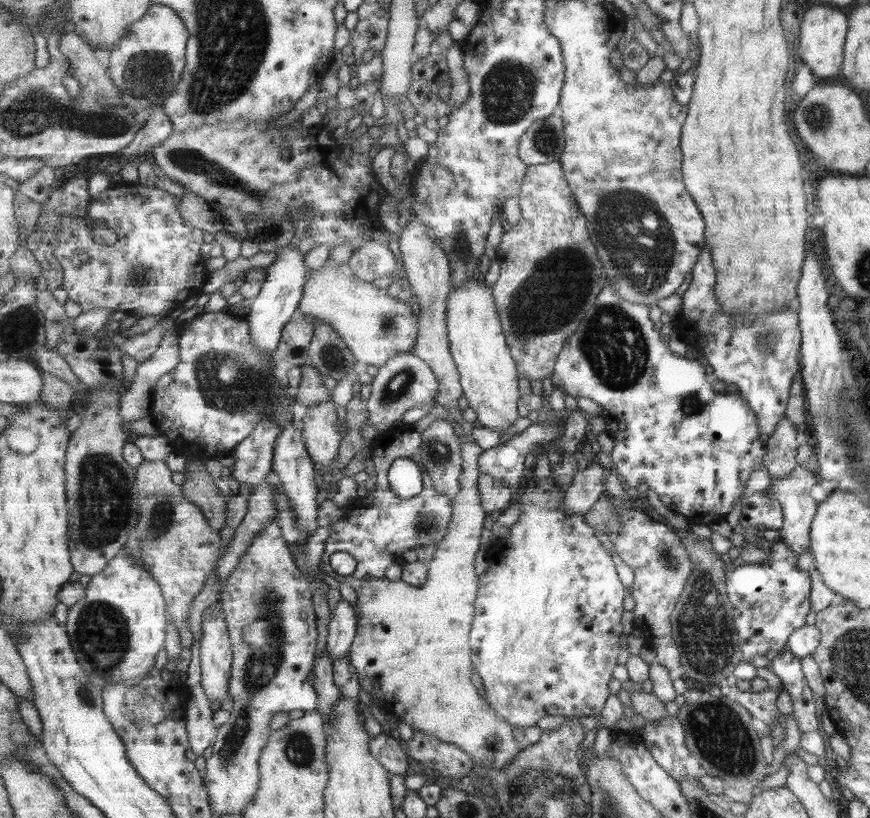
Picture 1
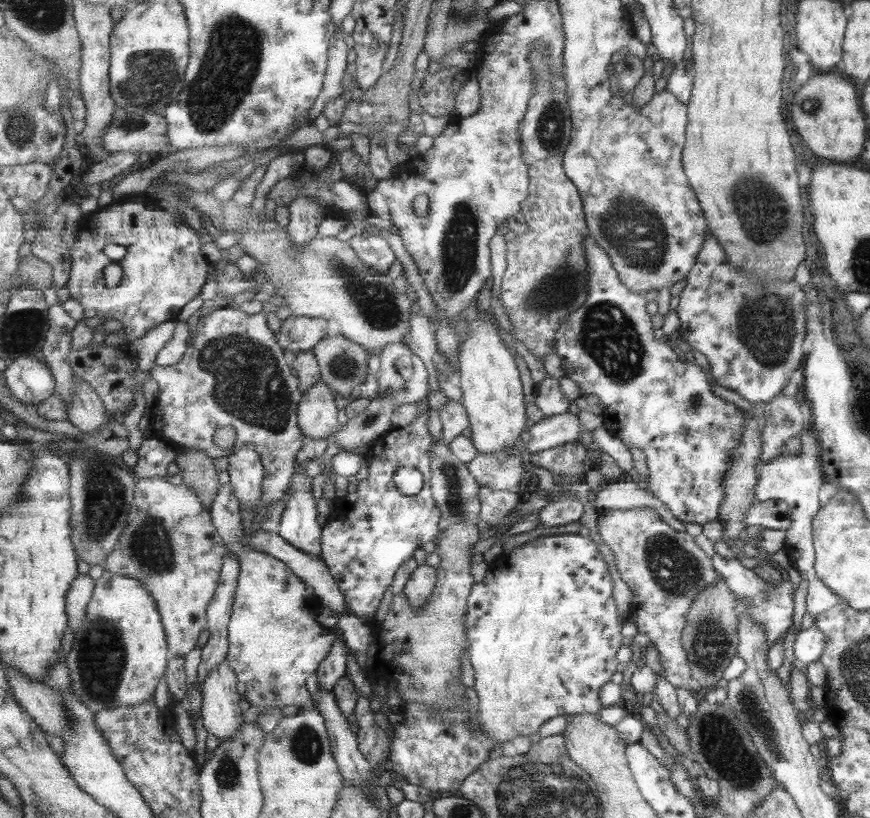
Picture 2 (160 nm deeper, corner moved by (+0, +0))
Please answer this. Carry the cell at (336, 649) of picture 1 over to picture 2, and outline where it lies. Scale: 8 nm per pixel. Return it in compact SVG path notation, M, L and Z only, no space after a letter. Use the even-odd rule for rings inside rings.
M345 637L343 639L337 639L334 642L334 648L330 652L330 655L322 662L322 666L318 668L317 680L319 690L333 690L339 682L345 676L345 670L347 670L347 648Z

